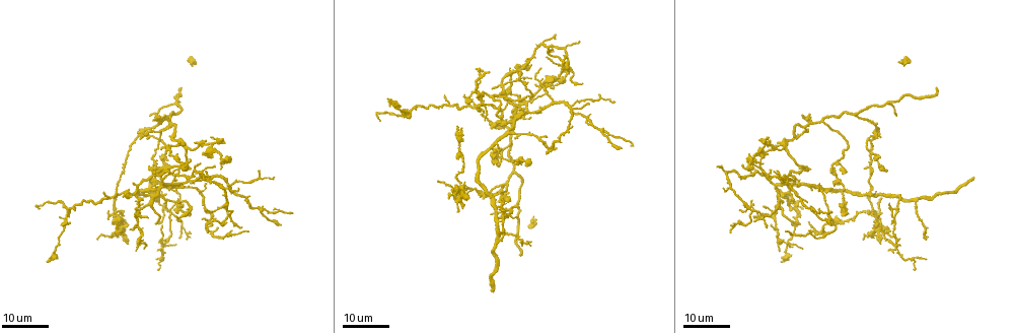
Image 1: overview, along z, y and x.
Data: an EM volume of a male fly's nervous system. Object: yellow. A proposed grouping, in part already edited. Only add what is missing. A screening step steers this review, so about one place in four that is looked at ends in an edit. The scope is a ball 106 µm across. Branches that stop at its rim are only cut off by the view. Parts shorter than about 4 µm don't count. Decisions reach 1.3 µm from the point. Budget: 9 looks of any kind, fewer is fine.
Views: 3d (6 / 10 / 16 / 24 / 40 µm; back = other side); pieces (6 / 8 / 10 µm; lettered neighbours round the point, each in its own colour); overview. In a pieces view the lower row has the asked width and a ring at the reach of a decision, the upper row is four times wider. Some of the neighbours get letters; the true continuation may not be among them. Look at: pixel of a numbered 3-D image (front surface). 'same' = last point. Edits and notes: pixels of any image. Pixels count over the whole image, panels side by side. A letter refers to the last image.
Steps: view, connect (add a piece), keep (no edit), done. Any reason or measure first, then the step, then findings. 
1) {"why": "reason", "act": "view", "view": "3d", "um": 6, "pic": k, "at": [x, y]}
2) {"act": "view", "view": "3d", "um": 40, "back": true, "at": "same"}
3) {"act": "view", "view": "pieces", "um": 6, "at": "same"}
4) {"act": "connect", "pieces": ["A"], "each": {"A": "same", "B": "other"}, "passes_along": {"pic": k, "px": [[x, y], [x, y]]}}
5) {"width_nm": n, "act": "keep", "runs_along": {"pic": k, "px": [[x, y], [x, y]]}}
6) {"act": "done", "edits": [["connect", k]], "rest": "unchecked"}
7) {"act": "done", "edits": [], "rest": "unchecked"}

{"why": "tapers out", "act": "view", "view": "3d", "um": 24, "pic": 1, "at": [882, 225]}

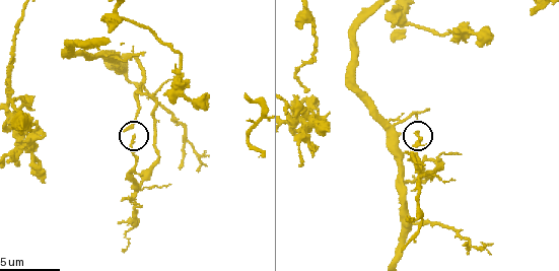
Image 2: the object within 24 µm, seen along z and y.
{"act": "view", "view": "pieces", "um": 10, "pic": 2, "at": [134, 138]}

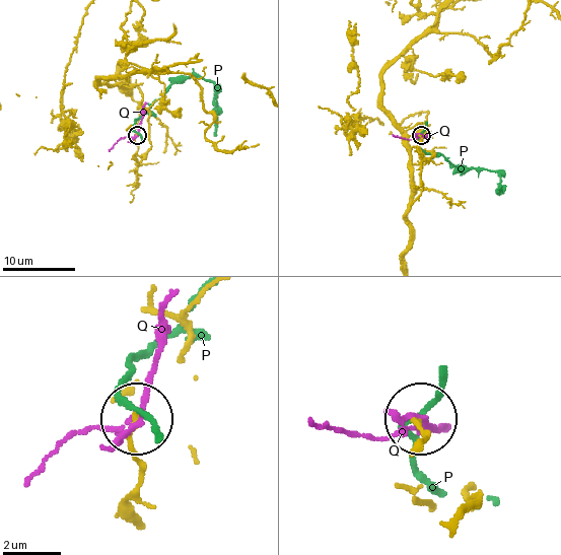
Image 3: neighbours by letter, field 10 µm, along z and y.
{"act": "keep", "each": {"P": "other", "Q": "other"}, "runs_along": {"pic": 3, "px": [[142, 95], [151, 148], [138, 162], [136, 136]]}, "found": "no lettered piece goes on from it"}

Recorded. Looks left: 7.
{"why": "an open end", "act": "view", "view": "3d", "um": 24, "pic": 1, "at": [142, 136]}

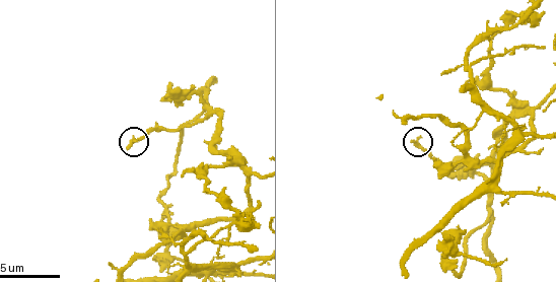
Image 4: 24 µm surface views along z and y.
{"act": "view", "view": "pieces", "um": 8, "pic": 4, "at": [419, 137]}

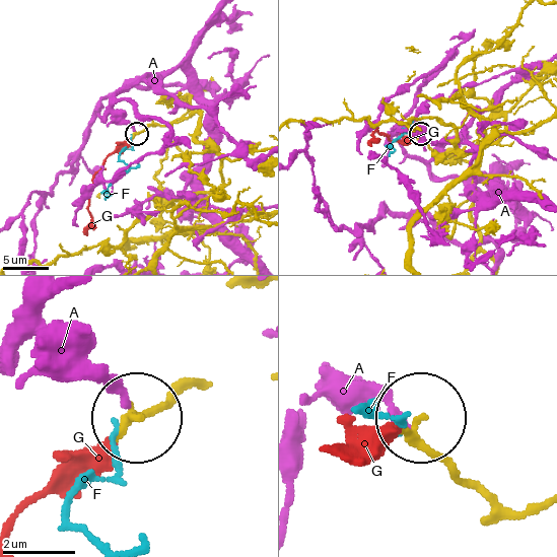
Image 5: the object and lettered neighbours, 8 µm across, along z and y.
{"act": "connect", "pieces": ["G"], "each": {"A": "other", "F": "other", "G": "same"}, "passes_along": {"pic": 5, "px": [[155, 126], [122, 144], [93, 178], [90, 225], [84, 233]]}, "found": "it goes on there"}

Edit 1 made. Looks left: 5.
{"why": "free end", "act": "view", "view": "3d", "um": 16, "pic": 1, "at": [490, 213]}

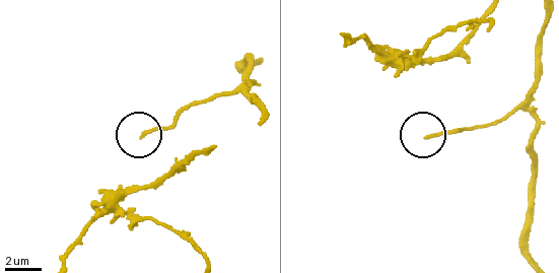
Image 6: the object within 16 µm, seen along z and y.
{"why": "what lies round it", "act": "view", "view": "pieces", "um": 8, "pic": 6, "at": [142, 136]}

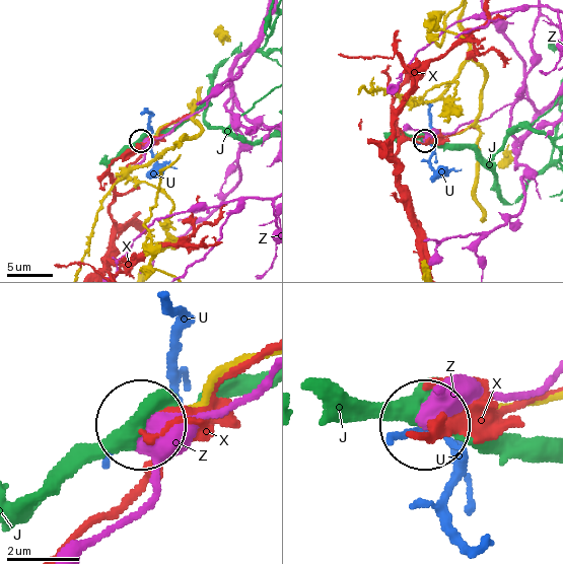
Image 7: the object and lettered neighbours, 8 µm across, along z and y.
{"act": "keep", "each": {"J": "other", "U": "other", "X": "other", "Z": "other"}, "found": "no lettered piece goes on from it"}

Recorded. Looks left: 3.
{"why": "branch stops here", "act": "view", "view": "3d", "um": 24, "pic": 1, "at": [796, 221]}

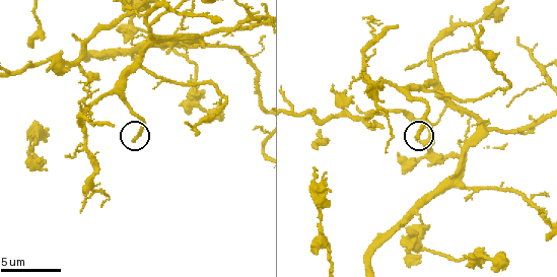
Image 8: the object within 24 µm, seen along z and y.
{"why": "what lies round it", "act": "view", "view": "pieces", "um": 8, "pic": 8, "at": [134, 140]}

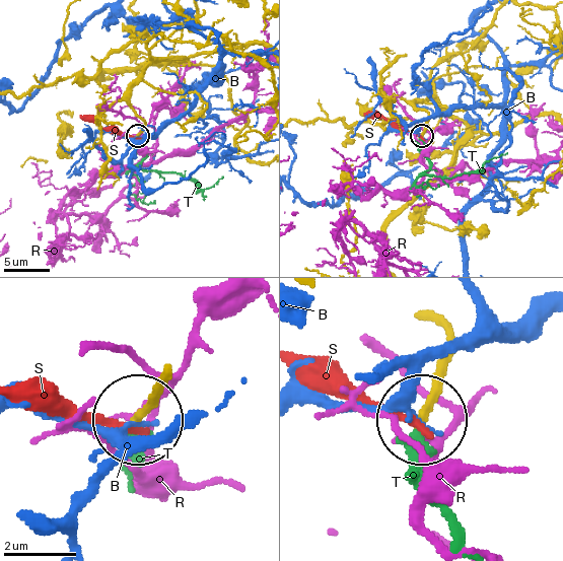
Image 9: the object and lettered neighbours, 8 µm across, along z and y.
{"width_nm": 230, "act": "connect", "pieces": ["T"], "each": {"B": "other", "R": "other", "S": "other", "T": "same"}, "found": "it goes on there"}

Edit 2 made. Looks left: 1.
{"act": "done", "edits": [["connect", 5], ["connect", 9]], "rest": "unchecked"}

